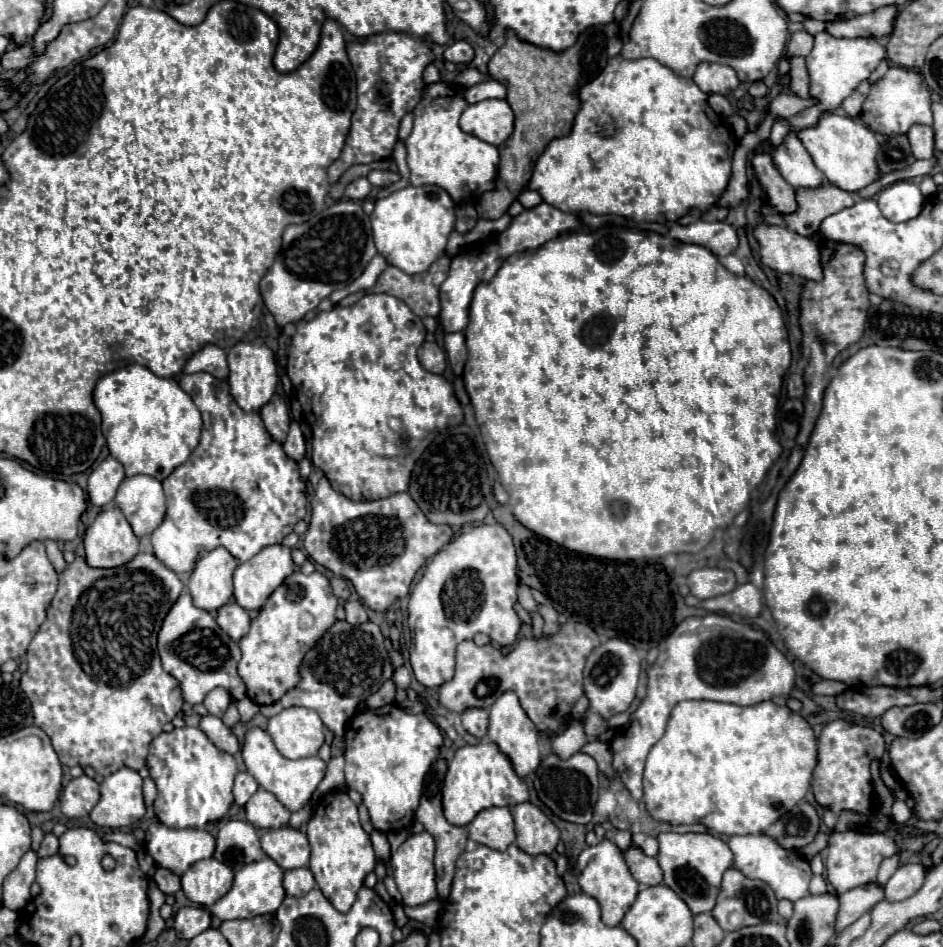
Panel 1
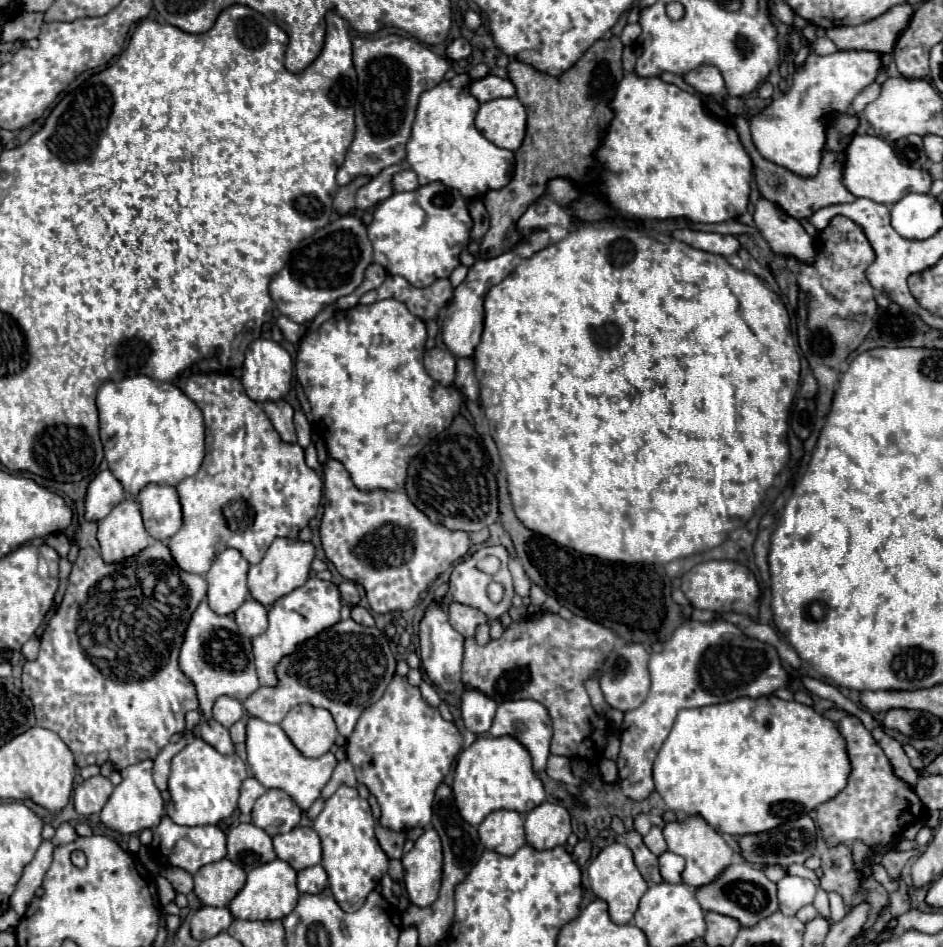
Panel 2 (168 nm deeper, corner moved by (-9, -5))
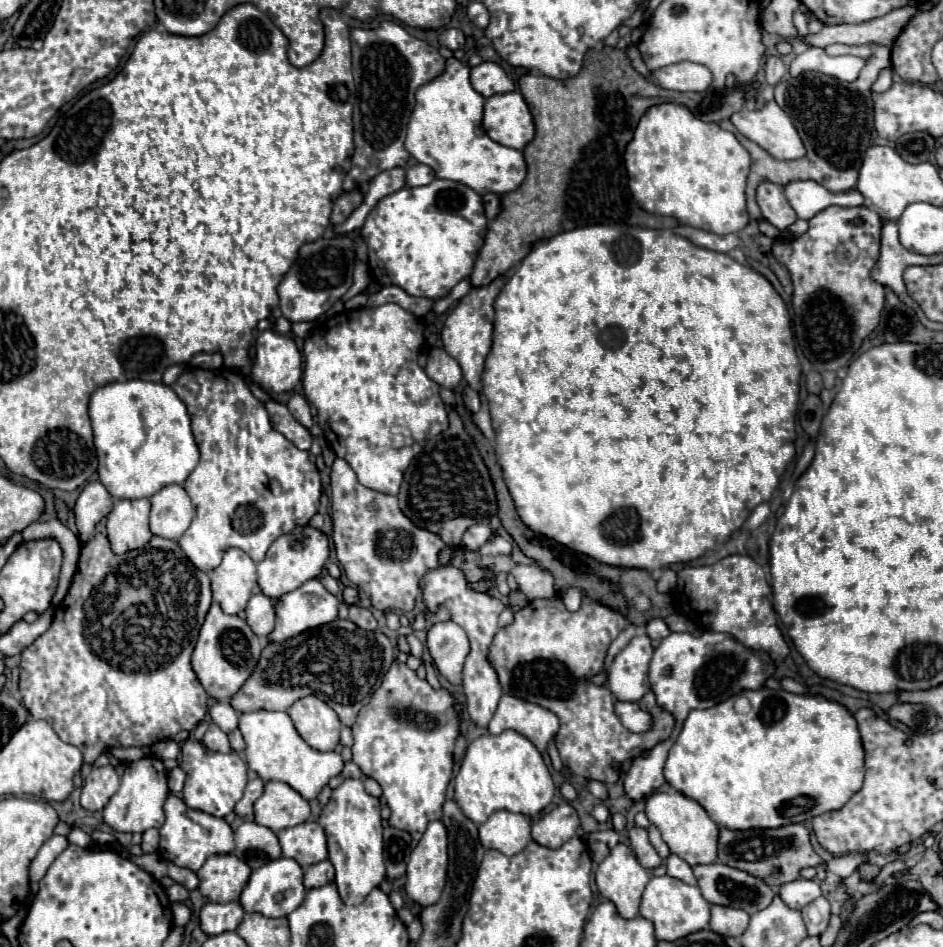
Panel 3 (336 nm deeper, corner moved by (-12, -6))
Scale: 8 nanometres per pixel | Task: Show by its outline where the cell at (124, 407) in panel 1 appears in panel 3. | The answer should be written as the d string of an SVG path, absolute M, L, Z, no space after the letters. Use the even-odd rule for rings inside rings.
M144 380L106 384L90 396L88 416L94 430L98 478L114 500L150 498L168 484L184 484L200 460L186 406L166 384Z

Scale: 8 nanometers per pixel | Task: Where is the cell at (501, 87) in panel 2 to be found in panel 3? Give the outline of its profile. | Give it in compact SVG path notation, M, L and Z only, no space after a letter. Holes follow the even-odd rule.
M482 62L478 66L472 66L470 68L470 82L472 82L474 90L480 92L484 98L514 90L512 80L494 62Z

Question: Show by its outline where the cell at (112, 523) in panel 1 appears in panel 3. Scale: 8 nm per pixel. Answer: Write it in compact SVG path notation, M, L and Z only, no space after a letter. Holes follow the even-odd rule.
M116 500L108 514L108 540L116 554L142 548L152 538L148 528L150 500Z

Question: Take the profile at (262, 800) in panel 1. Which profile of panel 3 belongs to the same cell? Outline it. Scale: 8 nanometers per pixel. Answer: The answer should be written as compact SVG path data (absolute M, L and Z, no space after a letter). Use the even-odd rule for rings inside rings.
M270 780L264 786L264 794L254 804L254 816L260 826L278 832L306 822L310 816L310 804L292 786Z

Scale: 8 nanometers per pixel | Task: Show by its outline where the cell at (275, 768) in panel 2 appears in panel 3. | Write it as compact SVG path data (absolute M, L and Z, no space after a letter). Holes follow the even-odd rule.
M244 712L240 714L238 730L242 732L242 738L246 742L248 768L254 770L264 782L280 780L290 784L306 800L316 798L330 778L342 774L342 756L336 752L318 752L310 748L294 728L294 722L286 712Z

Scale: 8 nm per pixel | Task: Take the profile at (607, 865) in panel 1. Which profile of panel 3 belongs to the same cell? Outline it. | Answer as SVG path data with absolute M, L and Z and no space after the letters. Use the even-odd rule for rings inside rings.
M626 844L612 848L596 870L596 886L600 894L616 904L622 918L638 916L640 896L648 880L648 870L638 864L634 852Z

